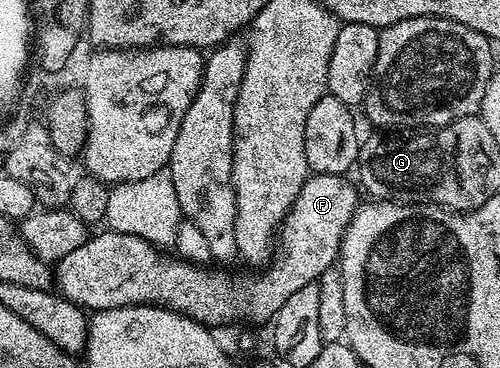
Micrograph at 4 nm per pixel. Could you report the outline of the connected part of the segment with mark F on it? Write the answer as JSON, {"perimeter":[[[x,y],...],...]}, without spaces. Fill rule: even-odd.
{"perimeter":[[[311,173],[307,177],[306,183],[296,196],[296,200],[292,204],[289,212],[284,216],[282,225],[278,227],[276,235],[276,245],[272,250],[272,257],[268,265],[261,272],[246,272],[250,274],[242,274],[233,282],[228,275],[225,274],[225,269],[214,268],[218,270],[206,270],[205,265],[185,262],[183,258],[175,256],[170,252],[163,252],[153,242],[144,240],[140,236],[132,236],[131,234],[116,234],[113,232],[105,232],[106,234],[98,234],[87,237],[84,244],[80,244],[80,248],[75,248],[73,252],[68,252],[68,256],[64,256],[56,263],[56,290],[63,298],[69,302],[74,302],[75,305],[81,306],[87,312],[97,312],[99,310],[111,310],[112,308],[120,308],[121,306],[164,306],[167,310],[175,310],[177,314],[188,316],[192,320],[196,320],[199,324],[206,328],[215,328],[214,326],[226,326],[229,322],[266,322],[269,323],[276,316],[276,312],[280,312],[280,308],[284,304],[284,300],[288,300],[288,296],[292,296],[292,292],[296,292],[300,288],[304,288],[308,284],[317,282],[318,278],[324,271],[333,267],[338,262],[338,249],[342,246],[342,237],[348,228],[348,224],[352,220],[352,216],[357,212],[360,205],[360,190],[353,181],[349,182],[349,177],[340,174],[316,174]]]}

